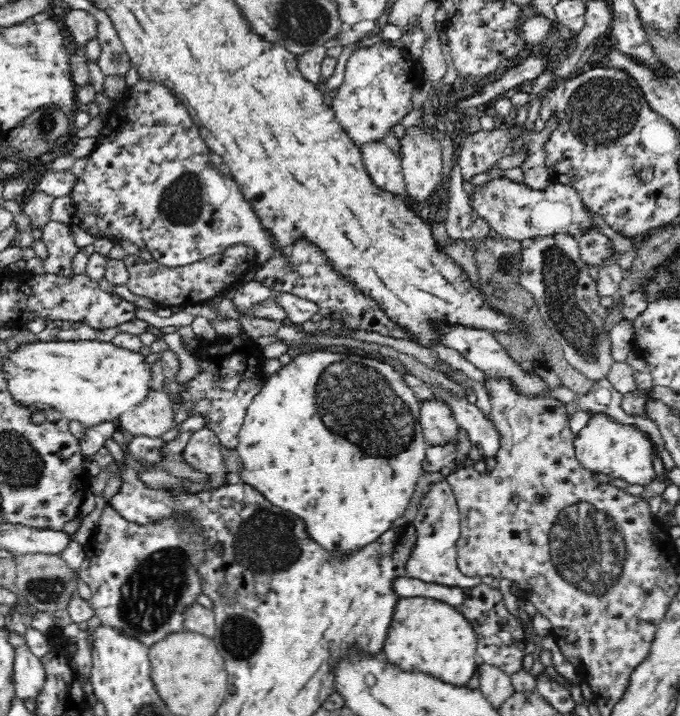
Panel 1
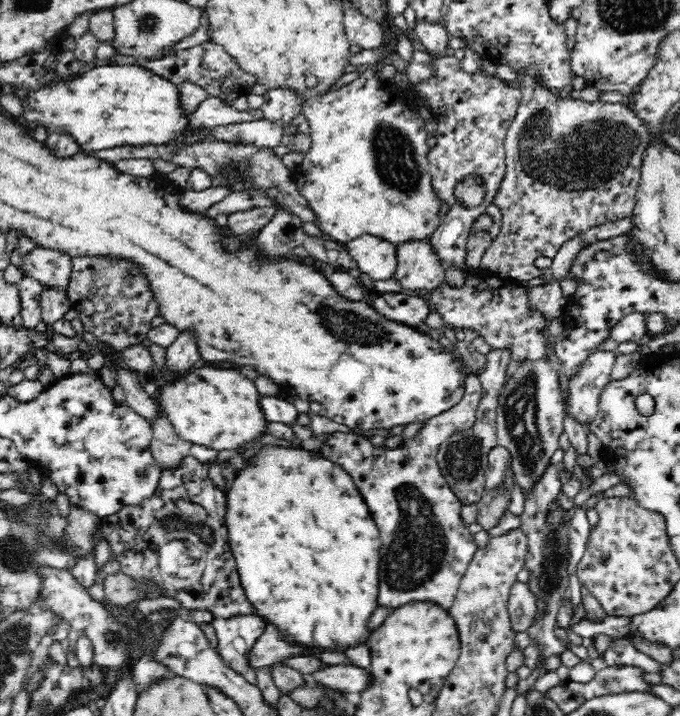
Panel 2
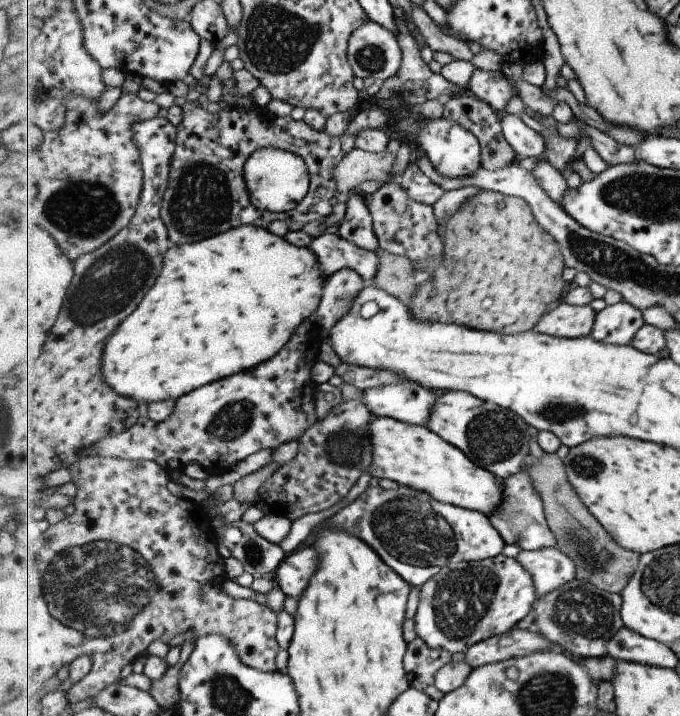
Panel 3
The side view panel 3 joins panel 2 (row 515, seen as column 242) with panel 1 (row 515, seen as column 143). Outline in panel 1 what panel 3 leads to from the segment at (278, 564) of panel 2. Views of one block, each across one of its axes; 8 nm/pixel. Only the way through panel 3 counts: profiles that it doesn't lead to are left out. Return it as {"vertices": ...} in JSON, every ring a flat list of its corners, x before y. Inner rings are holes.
{"vertices":[[313,348,311,352,300,353,294,360,290,360,264,381,260,392,252,400,247,409,239,432,239,443,235,448,241,458,240,476,244,483,257,488,272,504,281,506,289,512,296,512,307,523,307,530,311,536,324,548,332,548,350,552,350,550,362,549,371,544,374,538,380,538,384,532,392,528,392,523,400,518,416,488,416,482,423,473,423,462,426,450,430,443,424,438,422,425,420,424,420,410,422,402,416,397,410,384,406,381,406,375,394,370,390,364,380,359,366,358,346,352,330,352,325,348]]}

